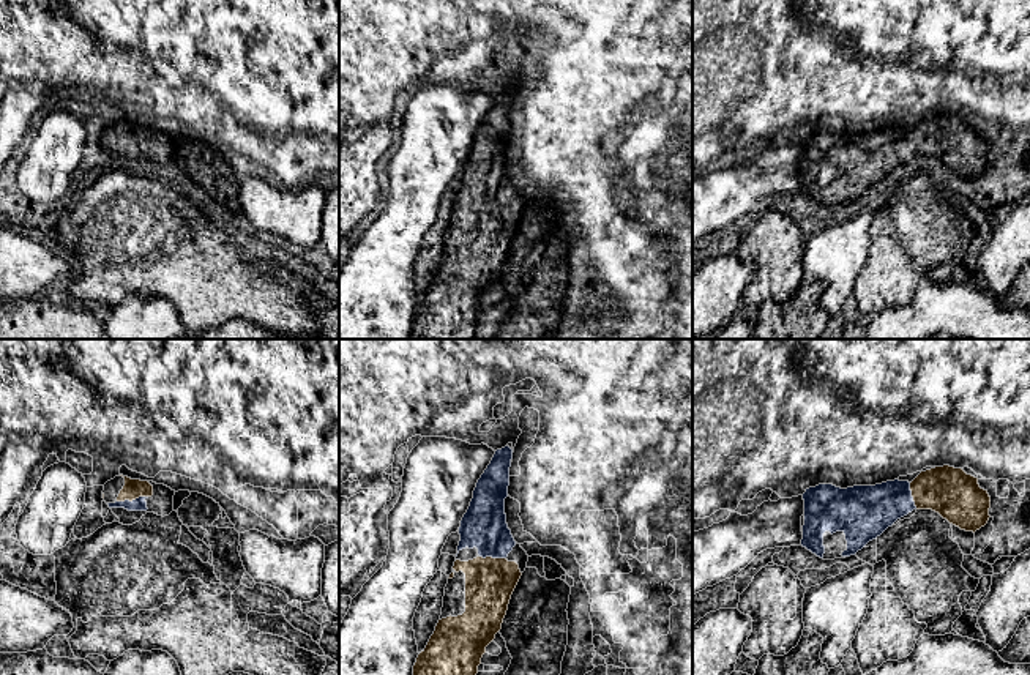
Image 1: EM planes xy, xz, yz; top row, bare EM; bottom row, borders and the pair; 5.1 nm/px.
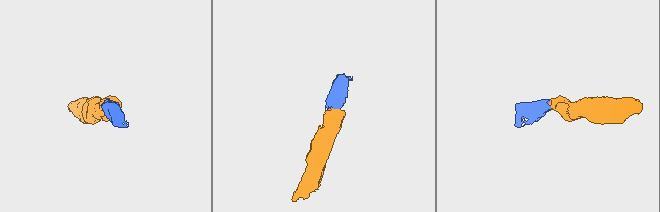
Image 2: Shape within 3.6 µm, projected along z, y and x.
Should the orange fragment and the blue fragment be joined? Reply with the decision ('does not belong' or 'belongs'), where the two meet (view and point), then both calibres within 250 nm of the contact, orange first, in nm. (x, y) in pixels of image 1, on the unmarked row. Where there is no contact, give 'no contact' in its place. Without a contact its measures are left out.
belongs | xy (131, 147) | 100/70 nm

